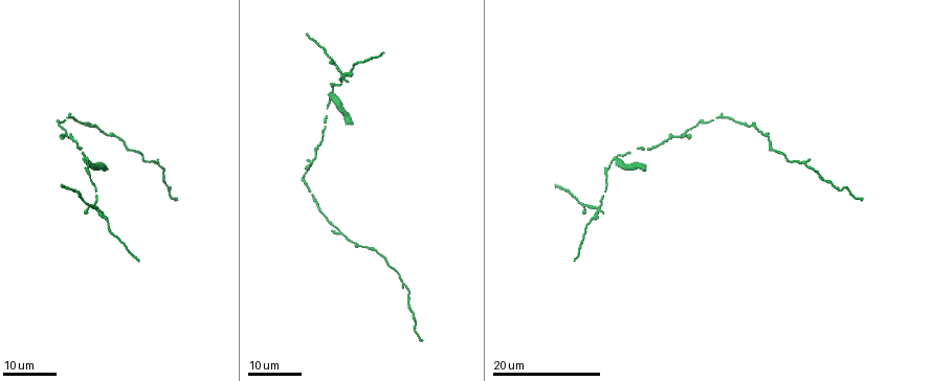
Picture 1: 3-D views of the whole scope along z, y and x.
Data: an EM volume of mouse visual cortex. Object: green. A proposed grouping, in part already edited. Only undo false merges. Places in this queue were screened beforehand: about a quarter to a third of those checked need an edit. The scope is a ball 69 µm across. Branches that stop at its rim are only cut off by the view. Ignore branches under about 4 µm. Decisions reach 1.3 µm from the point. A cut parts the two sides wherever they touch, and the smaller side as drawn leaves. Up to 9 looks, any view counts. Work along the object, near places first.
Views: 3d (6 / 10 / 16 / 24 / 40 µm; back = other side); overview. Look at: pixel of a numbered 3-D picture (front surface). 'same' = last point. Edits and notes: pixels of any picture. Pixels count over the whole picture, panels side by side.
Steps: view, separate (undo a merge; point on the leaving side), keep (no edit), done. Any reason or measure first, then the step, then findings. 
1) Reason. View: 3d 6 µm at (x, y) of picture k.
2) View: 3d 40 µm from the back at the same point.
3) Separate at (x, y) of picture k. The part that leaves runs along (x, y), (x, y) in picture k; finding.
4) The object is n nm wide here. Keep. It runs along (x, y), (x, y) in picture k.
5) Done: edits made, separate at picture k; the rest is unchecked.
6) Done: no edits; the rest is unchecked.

Three arms meet. View: 3d 24 µm at (331, 95) of picture 1.

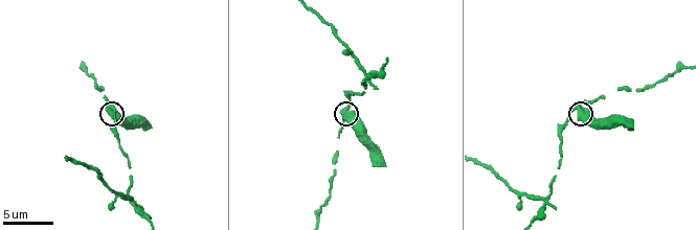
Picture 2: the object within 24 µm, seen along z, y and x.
Zoom in. View: 3d 6 µm at (576, 108) of picture 2.

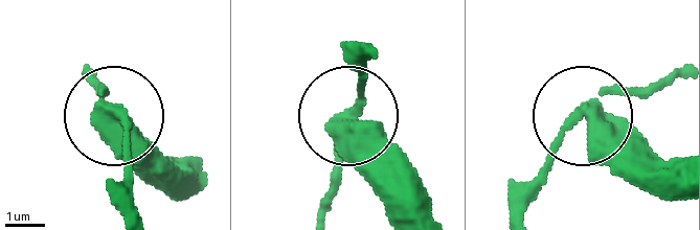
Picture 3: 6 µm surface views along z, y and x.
View: 3d 6 µm from the back at the same point.

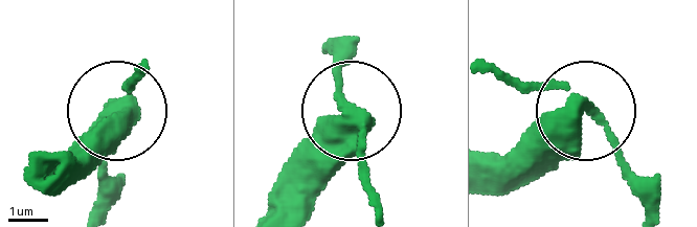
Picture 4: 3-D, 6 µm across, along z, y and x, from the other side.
3 arms meet here. Separate at (84, 138) of picture 4. The part that leaves runs along (127, 100), (67, 151) in picture 4; two neurons meet here.

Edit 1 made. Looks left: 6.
See it whole again. View: overview.

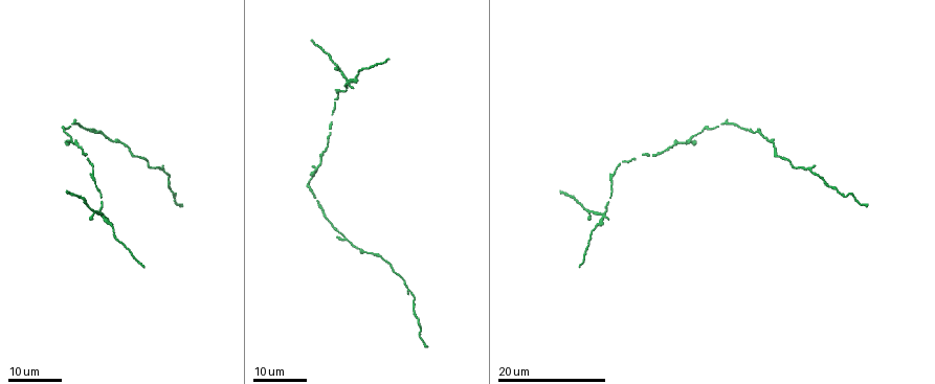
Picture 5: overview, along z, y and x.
Side arm on a straight run. View: 3d 16 µm at (412, 292) of picture 5.

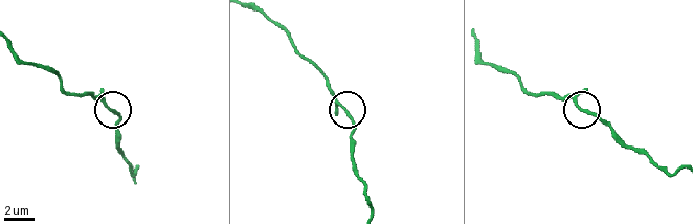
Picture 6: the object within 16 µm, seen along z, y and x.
View: 3d 10 µm at (580, 108) of picture 6.

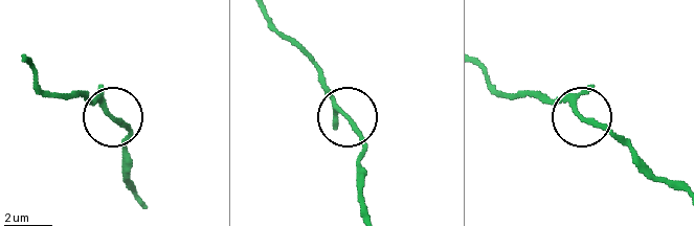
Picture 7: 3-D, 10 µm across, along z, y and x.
The object is 170 nm wide here. Keep. It runs along (28, 65), (52, 93), (98, 104), (129, 135), (129, 159) in picture 7; one neuron here.

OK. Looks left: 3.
Arms run side by side. View: 3d 24 µm at (365, 251) of picture 5.

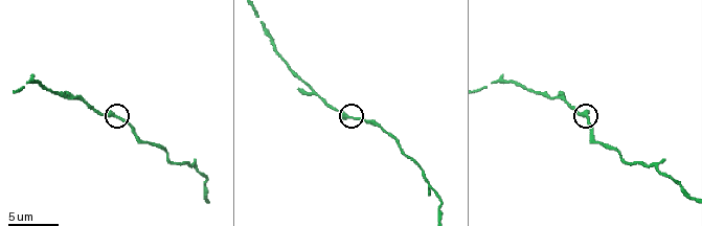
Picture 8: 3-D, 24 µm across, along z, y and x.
View: 3d 10 µm at (116, 115) of picture 8.

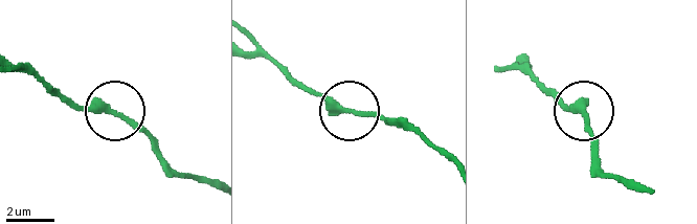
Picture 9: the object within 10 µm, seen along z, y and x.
3 arms meet here. Keep. It runs along (249, 36), (315, 91), (391, 124) in picture 9; one neuron here.

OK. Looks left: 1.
Done: edits made, separate at picture 4; the rest is unchecked.

